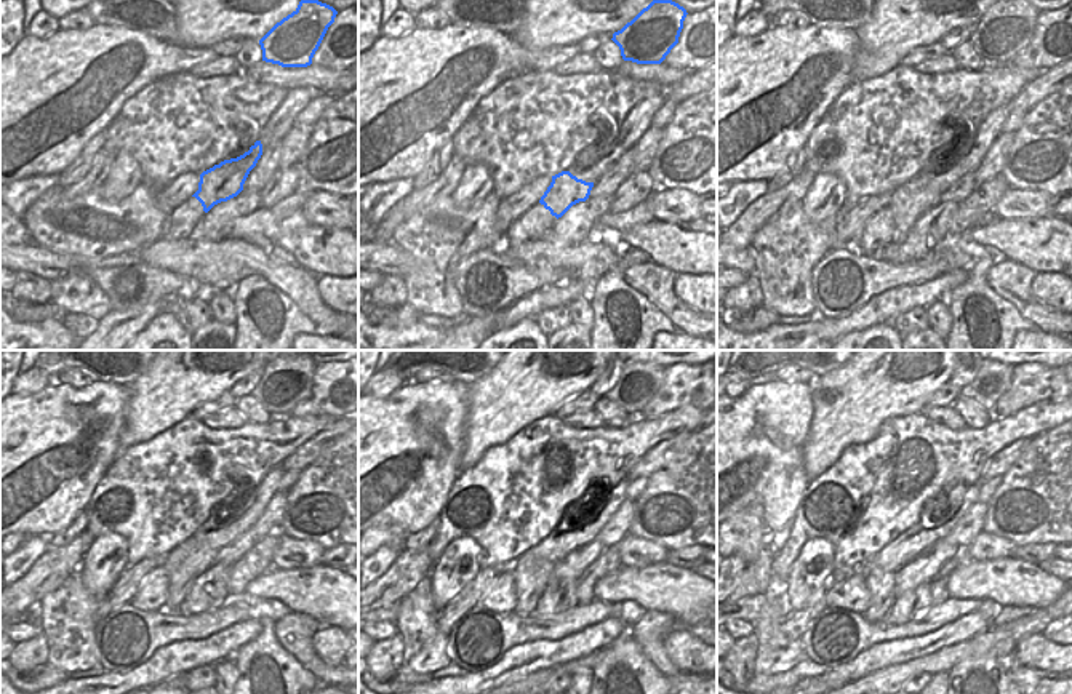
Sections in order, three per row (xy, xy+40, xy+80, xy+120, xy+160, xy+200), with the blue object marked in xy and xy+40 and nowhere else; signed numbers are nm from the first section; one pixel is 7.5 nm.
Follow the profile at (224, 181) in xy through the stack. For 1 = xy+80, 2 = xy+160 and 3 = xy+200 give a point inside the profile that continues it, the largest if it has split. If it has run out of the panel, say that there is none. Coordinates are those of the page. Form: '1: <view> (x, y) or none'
1: xy+80 (909, 200)
2: xy+160 (532, 574)
3: xy+200 (880, 581)

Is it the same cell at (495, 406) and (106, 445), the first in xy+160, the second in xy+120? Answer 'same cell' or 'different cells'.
different cells

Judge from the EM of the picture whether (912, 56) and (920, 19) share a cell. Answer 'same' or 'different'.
different

